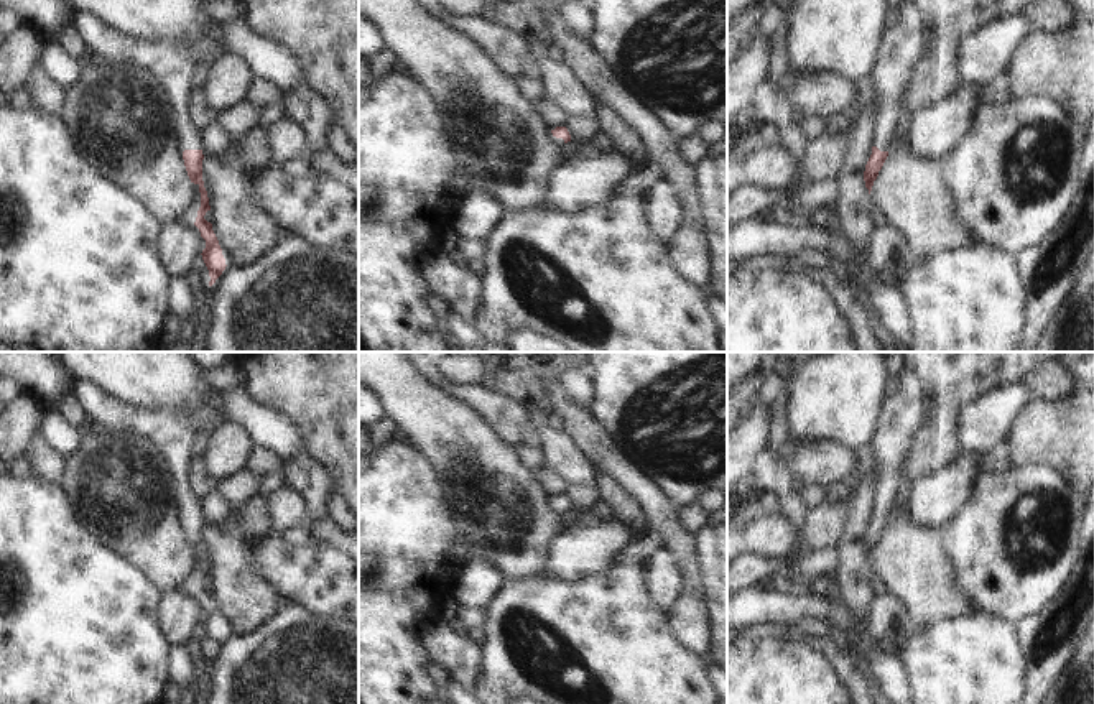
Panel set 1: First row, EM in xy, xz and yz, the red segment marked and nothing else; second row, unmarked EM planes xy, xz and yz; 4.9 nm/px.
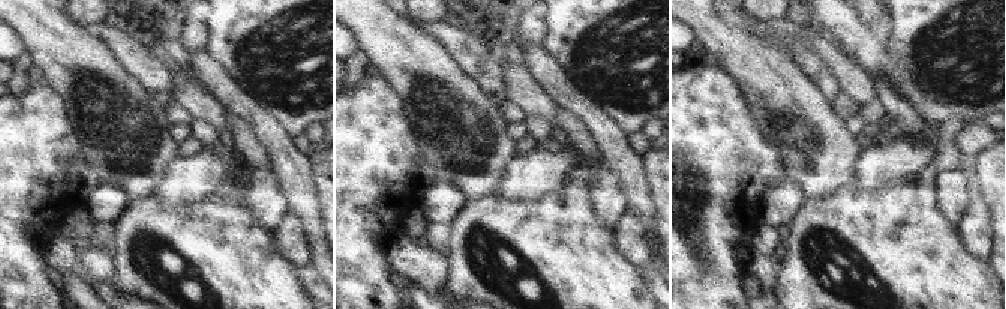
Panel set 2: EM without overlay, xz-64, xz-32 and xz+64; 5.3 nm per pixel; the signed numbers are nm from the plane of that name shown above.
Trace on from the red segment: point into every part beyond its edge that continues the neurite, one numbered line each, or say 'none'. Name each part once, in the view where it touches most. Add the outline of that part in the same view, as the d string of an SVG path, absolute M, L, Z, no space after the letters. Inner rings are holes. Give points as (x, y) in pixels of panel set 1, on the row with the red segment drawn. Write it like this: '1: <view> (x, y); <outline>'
1: xy (171, 64); M86 10L72 15L87 56L105 61L127 61L150 71L165 87L173 105L173 120L179 133L179 150L201 150L197 132L186 113L191 77L196 71L189 54L173 44L156 41L133 41L109 28Z

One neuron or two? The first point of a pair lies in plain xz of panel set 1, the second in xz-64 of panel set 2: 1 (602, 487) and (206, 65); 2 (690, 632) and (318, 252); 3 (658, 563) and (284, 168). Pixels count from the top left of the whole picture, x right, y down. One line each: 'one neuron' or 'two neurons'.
1: two neurons
2: two neurons
3: two neurons

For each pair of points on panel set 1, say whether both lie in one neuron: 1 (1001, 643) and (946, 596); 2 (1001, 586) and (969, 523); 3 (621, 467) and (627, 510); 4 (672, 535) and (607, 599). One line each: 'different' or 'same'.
1: different
2: same
3: different
4: different

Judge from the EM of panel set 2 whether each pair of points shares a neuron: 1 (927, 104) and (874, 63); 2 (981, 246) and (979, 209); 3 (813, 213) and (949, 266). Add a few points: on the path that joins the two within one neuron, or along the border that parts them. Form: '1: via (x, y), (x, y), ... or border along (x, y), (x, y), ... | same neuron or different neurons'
1: via (913, 96), (888, 71) | same neuron
2: via (979, 237), (979, 218) | same neuron
3: via (847, 237), (862, 252), (915, 266) | same neuron

